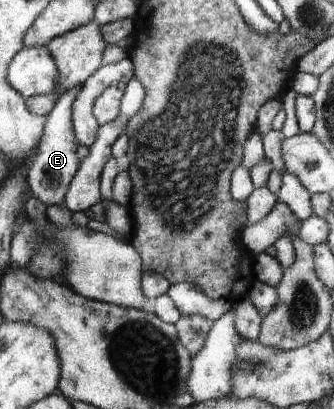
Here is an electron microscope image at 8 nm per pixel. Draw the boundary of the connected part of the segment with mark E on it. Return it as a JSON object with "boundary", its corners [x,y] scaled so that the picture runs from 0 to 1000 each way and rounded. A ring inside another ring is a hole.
{"boundary":[[[249,208],[189,225],[171,244],[159,271],[144,279],[144,298],[132,315],[111,374],[96,384],[96,401],[84,413],[84,452],[96,477],[120,487],[141,506],[195,501],[195,479],[207,455],[237,418],[243,389],[234,377],[234,345],[219,311],[219,264],[231,235],[243,227]]]}

